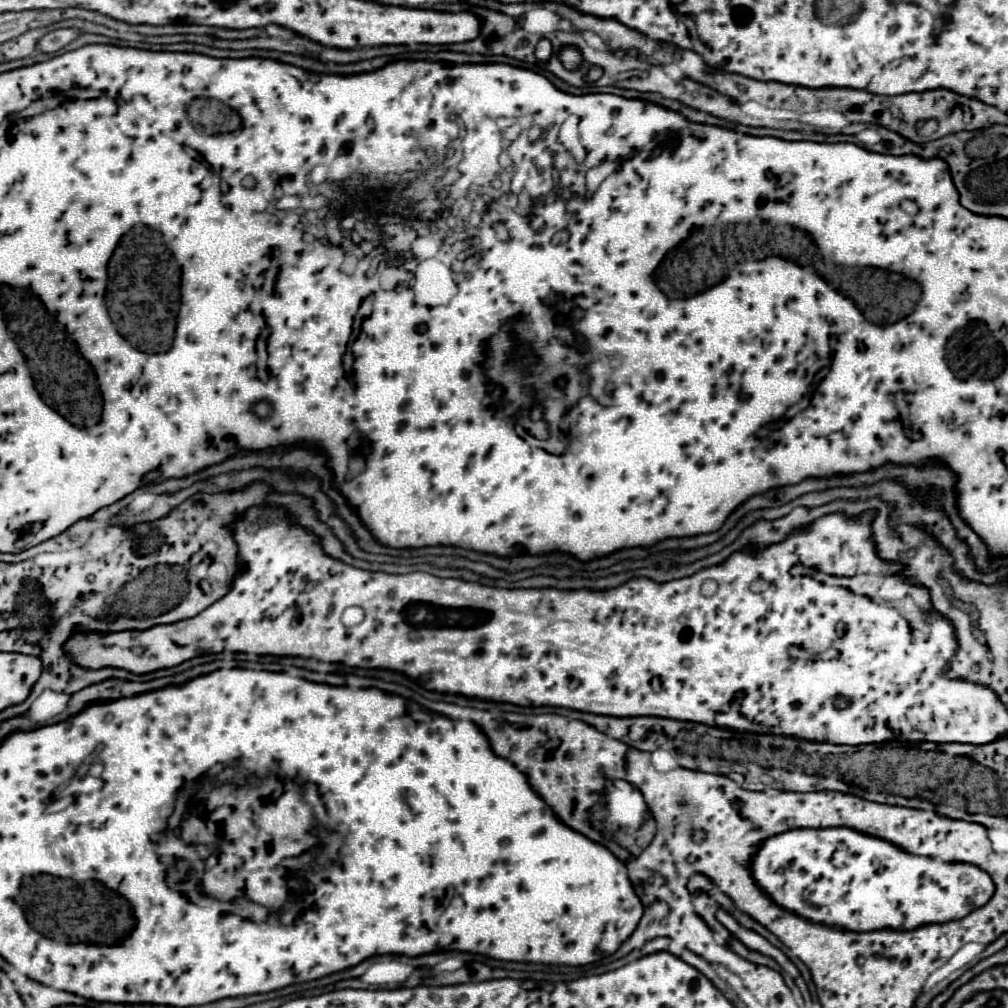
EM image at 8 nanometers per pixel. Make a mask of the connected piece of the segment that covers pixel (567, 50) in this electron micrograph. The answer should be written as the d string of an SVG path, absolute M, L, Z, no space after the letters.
M564 47L564 49L558 53L558 57L560 57L560 61L564 63L566 69L576 69L576 67L580 67L580 63L582 63L582 55L580 55L580 51L578 51L576 47Z

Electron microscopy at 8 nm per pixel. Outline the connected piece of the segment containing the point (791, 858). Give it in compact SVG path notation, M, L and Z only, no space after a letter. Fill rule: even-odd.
M848 827L792 829L774 835L762 843L760 851L752 859L752 875L758 887L766 891L776 905L814 923L850 931L874 931L888 927L910 931L920 925L946 923L966 917L974 909L986 905L994 895L994 881L976 865L916 857L884 839L862 835Z

